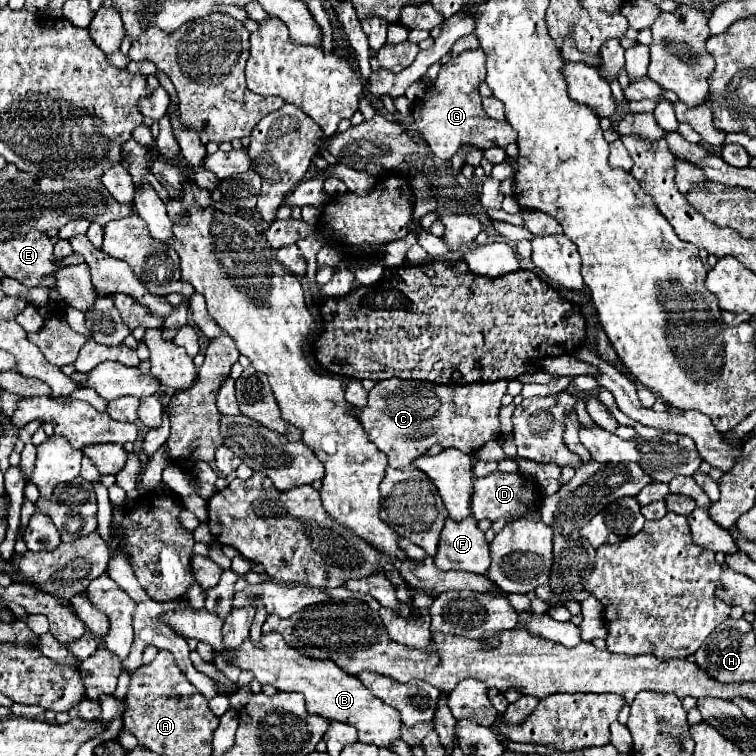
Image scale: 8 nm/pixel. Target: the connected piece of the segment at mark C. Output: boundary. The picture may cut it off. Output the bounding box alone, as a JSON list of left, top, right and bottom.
[351,377,507,469]

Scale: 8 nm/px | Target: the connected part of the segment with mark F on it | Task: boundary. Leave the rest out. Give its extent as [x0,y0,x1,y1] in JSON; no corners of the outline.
[435,515,491,575]

